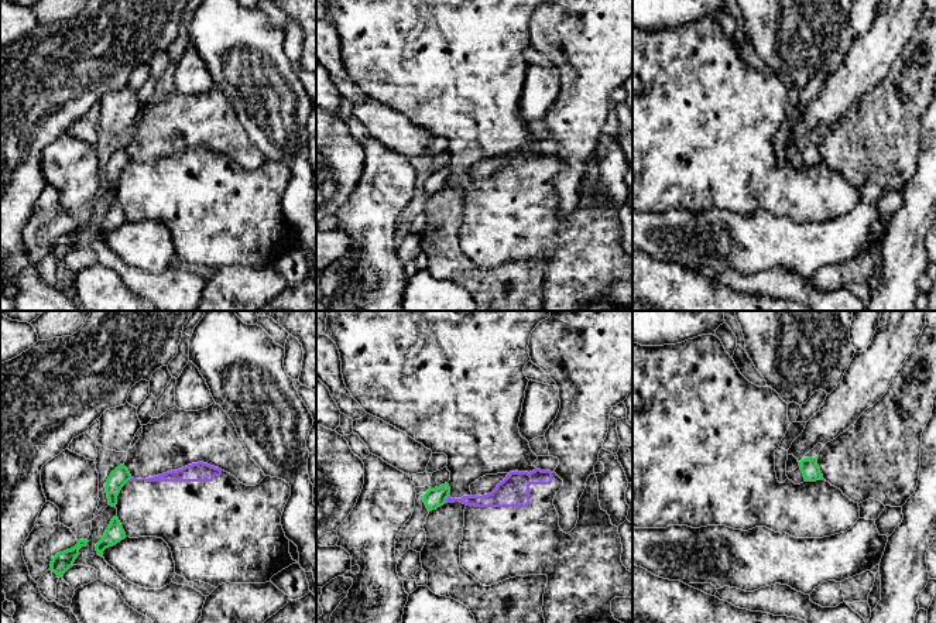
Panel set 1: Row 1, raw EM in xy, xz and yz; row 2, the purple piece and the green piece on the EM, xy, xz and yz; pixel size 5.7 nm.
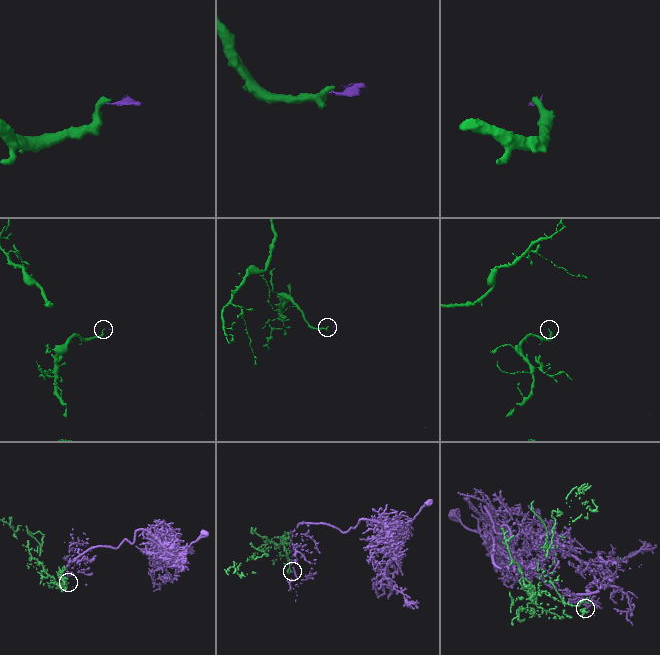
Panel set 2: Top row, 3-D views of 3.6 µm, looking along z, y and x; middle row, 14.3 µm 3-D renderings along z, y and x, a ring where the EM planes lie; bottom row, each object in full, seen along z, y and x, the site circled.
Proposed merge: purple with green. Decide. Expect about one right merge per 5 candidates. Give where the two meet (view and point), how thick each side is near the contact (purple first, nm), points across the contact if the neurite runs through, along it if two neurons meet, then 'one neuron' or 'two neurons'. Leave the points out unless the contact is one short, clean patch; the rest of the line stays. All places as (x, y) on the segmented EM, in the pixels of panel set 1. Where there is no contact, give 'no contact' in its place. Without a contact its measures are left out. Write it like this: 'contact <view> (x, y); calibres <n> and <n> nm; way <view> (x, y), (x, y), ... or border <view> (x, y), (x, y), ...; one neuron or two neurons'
contact xz (446, 499); calibres 80 and 110 nm; border xz (449, 496), (445, 502); two neurons

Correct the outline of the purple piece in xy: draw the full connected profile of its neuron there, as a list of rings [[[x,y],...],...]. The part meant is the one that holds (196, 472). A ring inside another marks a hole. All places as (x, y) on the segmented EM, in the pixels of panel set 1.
[[[203,462],[188,465],[148,479],[131,477],[117,496],[117,518],[126,537],[162,538],[171,548],[175,574],[188,582],[200,581],[217,588],[222,583],[265,583],[271,578],[298,564],[289,554],[289,540],[281,526],[291,486],[282,479],[265,476],[256,486],[240,483],[230,473]]]

